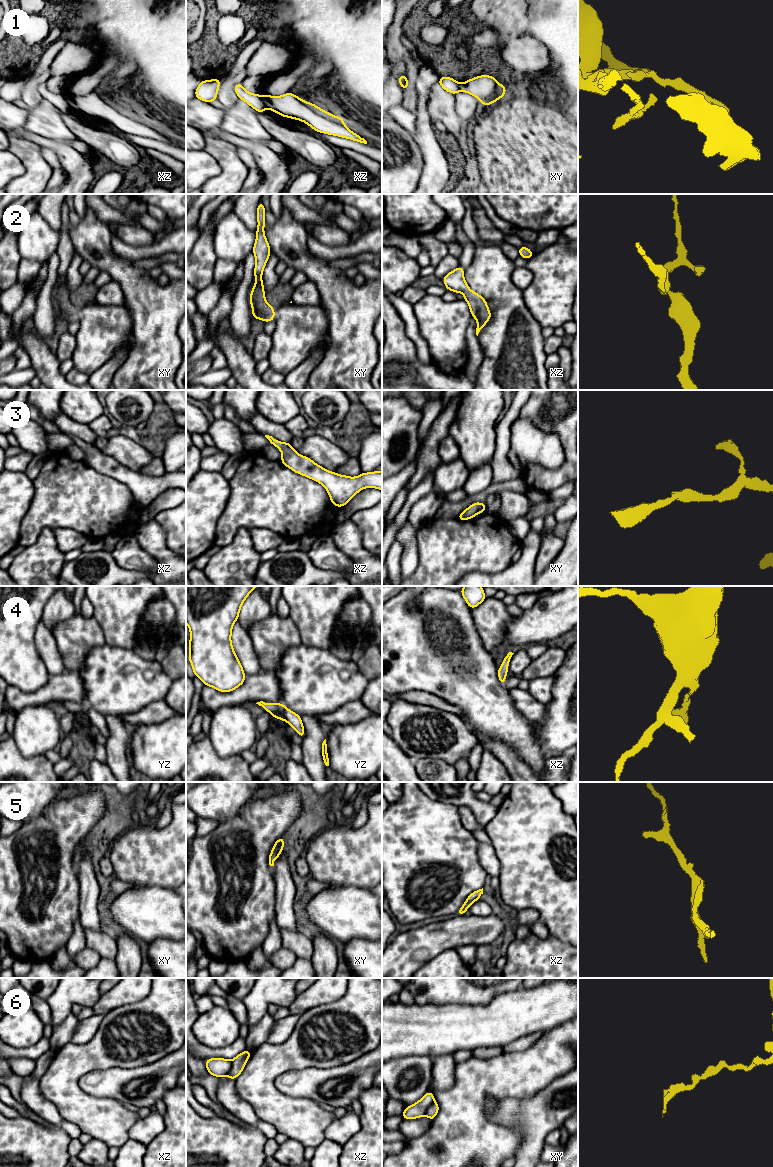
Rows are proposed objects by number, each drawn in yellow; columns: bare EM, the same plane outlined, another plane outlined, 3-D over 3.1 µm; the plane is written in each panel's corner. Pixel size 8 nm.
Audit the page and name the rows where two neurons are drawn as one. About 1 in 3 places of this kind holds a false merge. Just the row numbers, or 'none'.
1, 6

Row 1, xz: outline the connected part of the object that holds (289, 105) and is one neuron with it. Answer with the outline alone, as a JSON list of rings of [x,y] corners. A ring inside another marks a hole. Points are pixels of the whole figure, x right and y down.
[[[291,92],[281,96],[266,94],[262,99],[269,110],[278,113],[282,117],[302,121],[317,132],[367,144],[364,138],[346,127],[342,117],[334,116],[317,105],[300,99]]]

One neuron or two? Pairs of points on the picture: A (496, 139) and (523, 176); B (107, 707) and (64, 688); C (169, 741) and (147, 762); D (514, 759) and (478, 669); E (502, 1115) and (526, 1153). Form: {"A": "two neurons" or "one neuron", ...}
{"A": "one neuron", "B": "two neurons", "C": "one neuron", "D": "two neurons", "E": "one neuron"}

